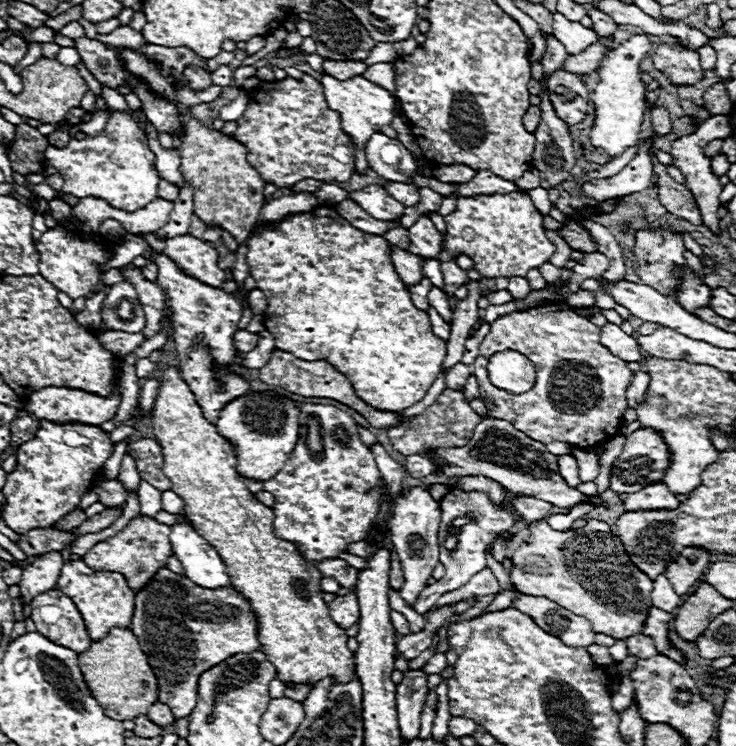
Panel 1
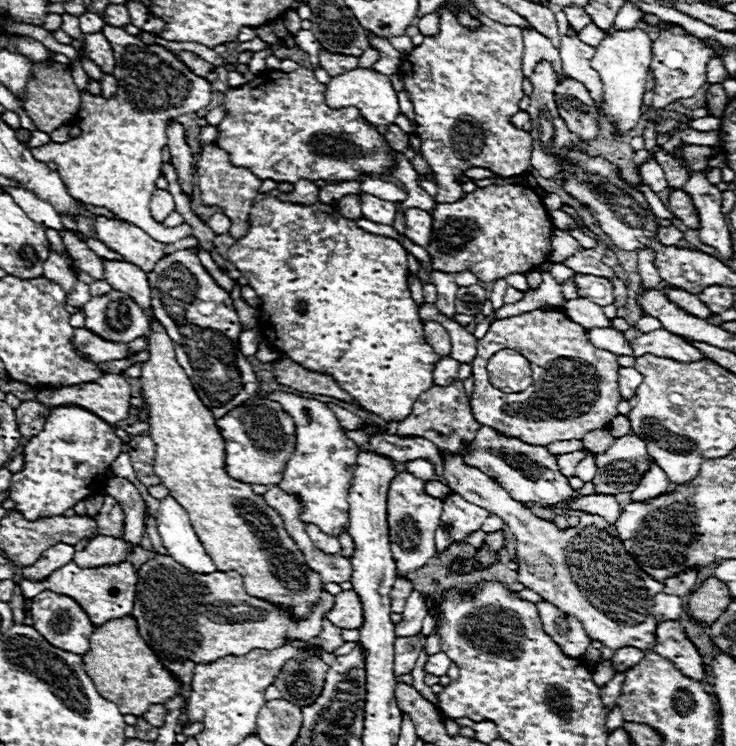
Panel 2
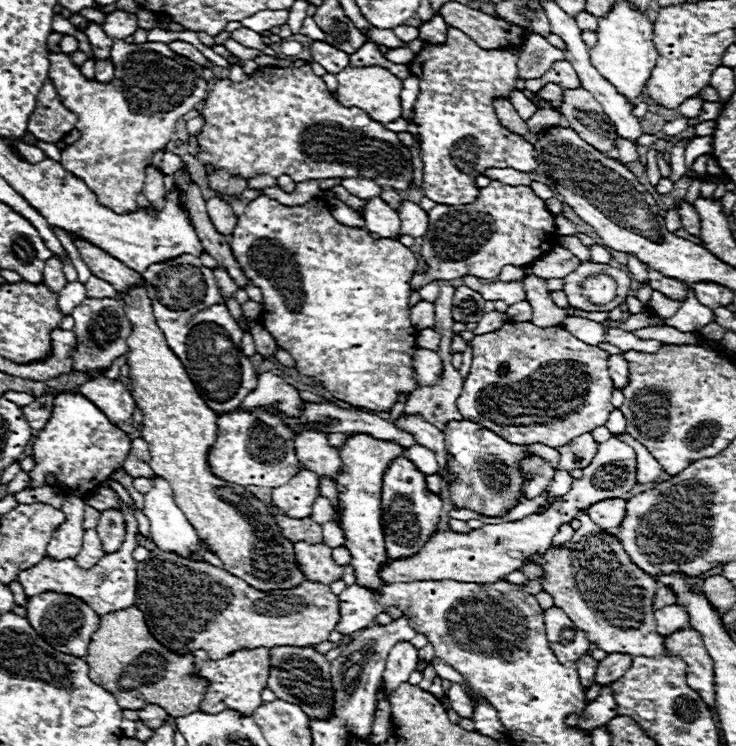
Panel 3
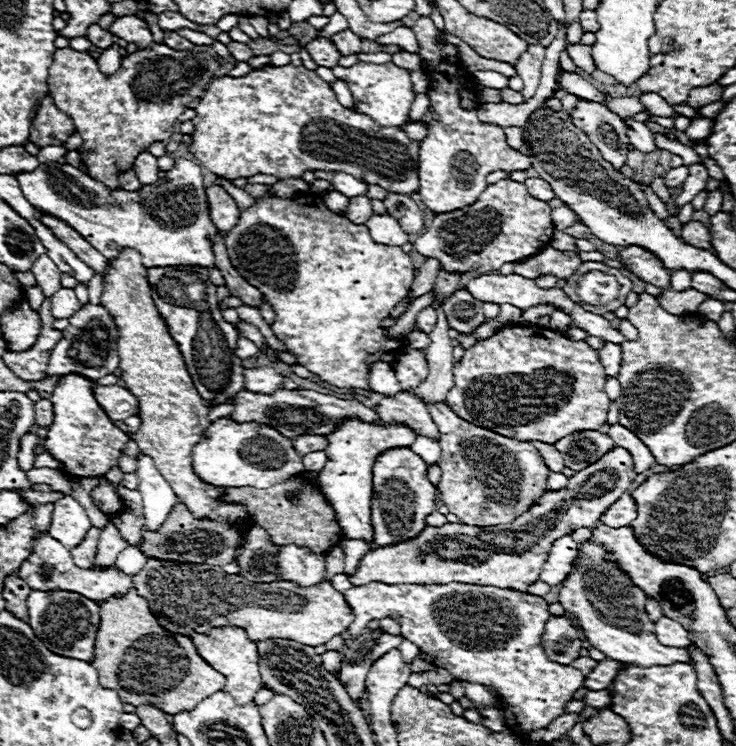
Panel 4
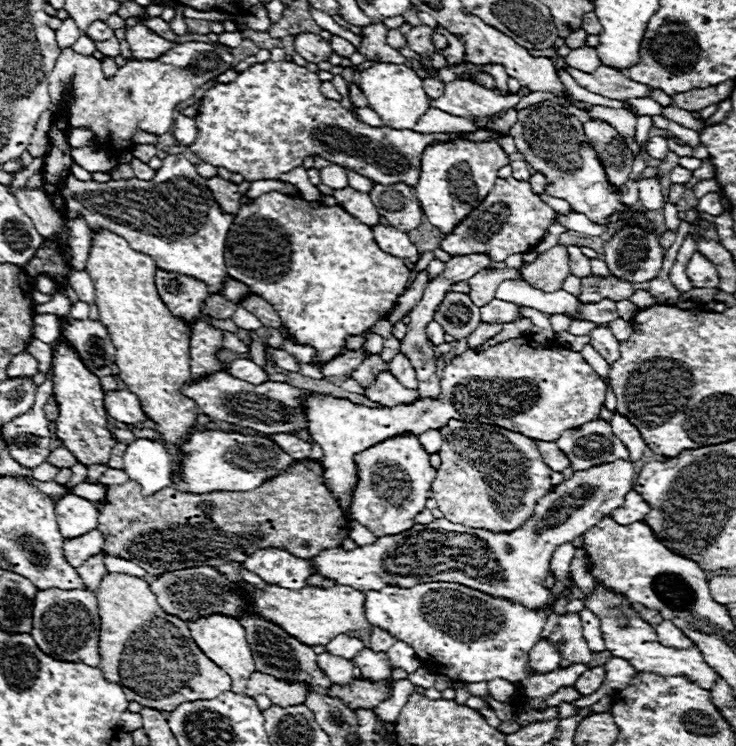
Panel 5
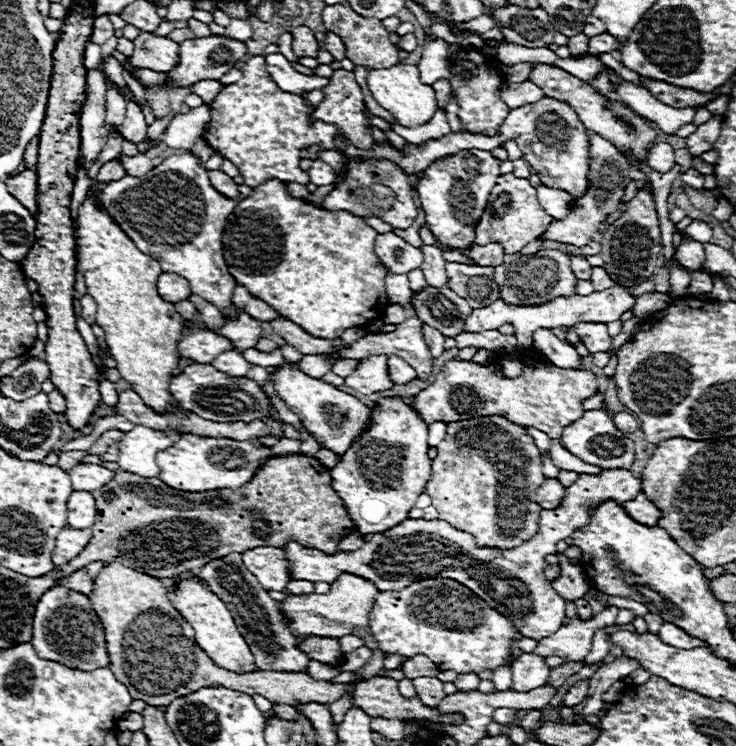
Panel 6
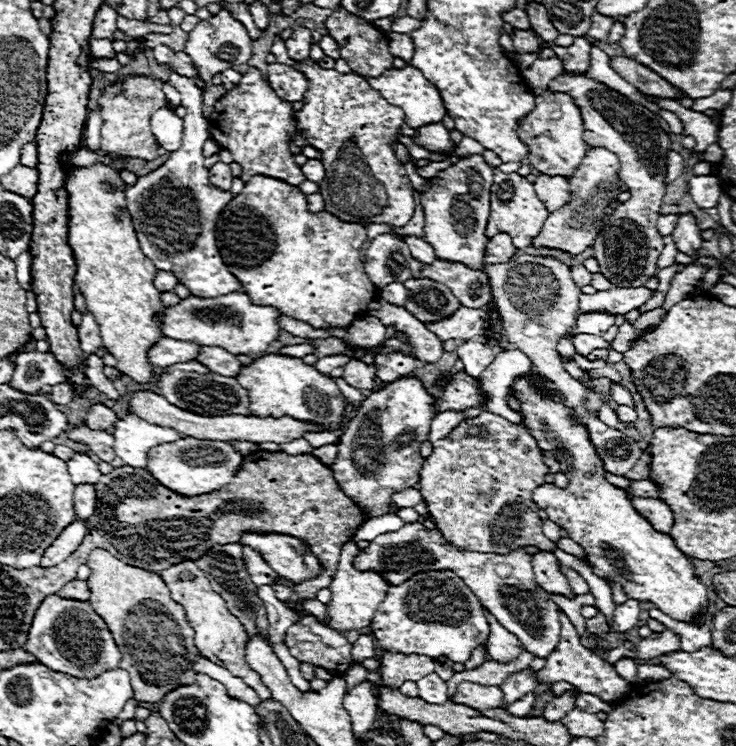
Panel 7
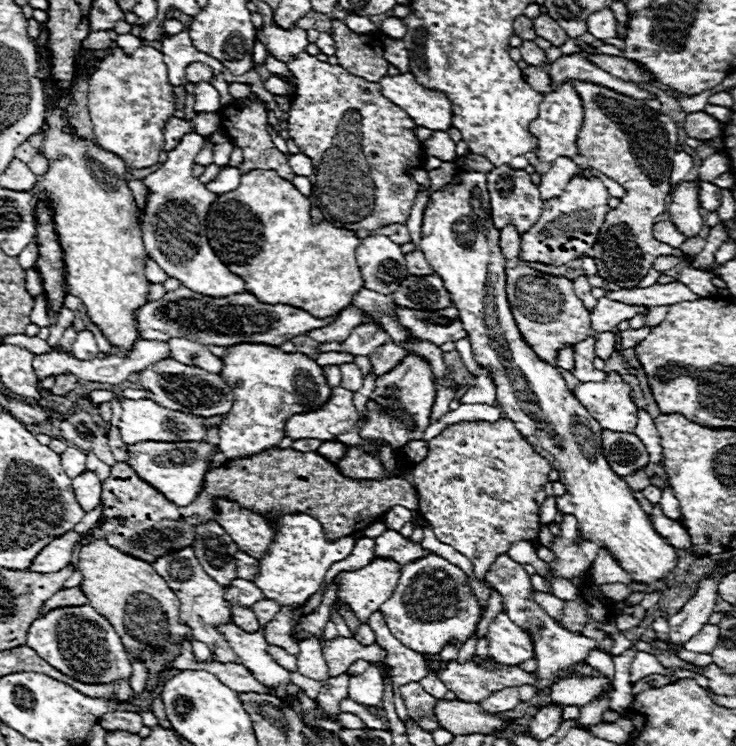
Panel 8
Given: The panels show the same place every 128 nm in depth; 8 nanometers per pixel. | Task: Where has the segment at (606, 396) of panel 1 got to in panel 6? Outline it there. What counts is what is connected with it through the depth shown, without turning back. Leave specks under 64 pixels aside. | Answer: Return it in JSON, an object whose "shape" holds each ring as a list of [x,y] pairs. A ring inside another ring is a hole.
{"shape":[[[520,352],[524,362],[524,374],[508,380],[500,376],[500,364],[474,364],[474,362],[462,362],[462,360],[450,360],[442,366],[442,370],[436,374],[434,382],[422,390],[416,398],[410,398],[412,406],[416,406],[418,414],[432,424],[436,420],[442,422],[458,422],[458,420],[470,420],[480,416],[492,416],[500,414],[518,426],[534,426],[542,432],[546,432],[550,438],[560,438],[564,426],[568,422],[574,422],[584,414],[580,406],[580,398],[590,398],[596,394],[596,378],[588,370],[566,370],[566,368],[546,368],[538,358],[534,358],[530,352]],[[282,364],[274,374],[270,374],[270,382],[276,386],[276,394],[280,400],[298,414],[302,424],[318,438],[322,448],[328,448],[342,458],[342,454],[348,450],[352,440],[364,430],[368,418],[370,418],[370,408],[364,406],[358,398],[334,388],[332,384],[306,376],[300,368],[294,368],[292,364]]]}

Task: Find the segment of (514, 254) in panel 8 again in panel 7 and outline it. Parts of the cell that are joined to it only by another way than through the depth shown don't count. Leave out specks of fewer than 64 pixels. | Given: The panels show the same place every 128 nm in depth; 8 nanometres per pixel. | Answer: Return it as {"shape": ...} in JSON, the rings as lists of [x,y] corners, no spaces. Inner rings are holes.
{"shape":[[[500,232],[492,236],[492,242],[488,242],[488,254],[484,256],[484,260],[488,264],[500,264],[500,262],[508,262],[514,254],[516,248],[512,246],[512,238],[506,232]]]}

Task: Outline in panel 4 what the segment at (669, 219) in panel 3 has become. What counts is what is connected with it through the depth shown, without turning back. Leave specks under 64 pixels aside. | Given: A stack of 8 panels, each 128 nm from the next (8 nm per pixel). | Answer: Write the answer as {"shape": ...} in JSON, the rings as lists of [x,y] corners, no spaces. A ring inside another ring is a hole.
{"shape":[[[692,164],[690,166],[690,174],[686,178],[686,182],[682,184],[682,192],[676,196],[676,208],[680,210],[684,204],[688,204],[700,190],[704,190],[706,182],[708,182],[708,170],[702,164]]]}

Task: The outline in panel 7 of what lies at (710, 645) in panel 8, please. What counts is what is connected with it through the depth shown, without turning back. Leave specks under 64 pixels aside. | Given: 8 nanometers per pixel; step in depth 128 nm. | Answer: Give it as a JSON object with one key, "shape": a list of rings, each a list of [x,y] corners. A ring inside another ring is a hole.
{"shape":[[[652,608],[652,610],[650,610],[650,616],[656,618],[658,622],[664,622],[666,628],[676,630],[676,634],[680,634],[680,640],[682,640],[680,650],[692,652],[692,650],[700,650],[700,648],[706,648],[706,646],[712,644],[712,636],[710,636],[712,630],[710,630],[710,626],[706,626],[706,624],[696,626],[696,624],[676,622],[674,618],[670,618],[670,616],[666,616],[664,612],[660,612],[658,608]]]}

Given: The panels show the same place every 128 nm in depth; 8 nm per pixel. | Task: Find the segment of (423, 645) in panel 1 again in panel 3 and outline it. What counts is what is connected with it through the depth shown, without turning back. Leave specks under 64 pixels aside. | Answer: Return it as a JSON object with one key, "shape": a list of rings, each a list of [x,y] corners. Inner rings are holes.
{"shape":[[[398,642],[388,658],[386,658],[386,670],[382,674],[380,688],[390,696],[402,682],[420,684],[424,674],[416,670],[416,654],[418,650],[410,642]],[[412,672],[412,674],[410,674]],[[408,676],[409,679],[408,679]]]}

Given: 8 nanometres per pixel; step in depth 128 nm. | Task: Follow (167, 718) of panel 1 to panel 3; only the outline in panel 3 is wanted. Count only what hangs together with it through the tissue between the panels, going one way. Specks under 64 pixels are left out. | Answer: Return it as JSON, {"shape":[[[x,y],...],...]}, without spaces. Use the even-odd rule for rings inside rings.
{"shape":[[[148,704],[148,706],[144,706],[142,710],[138,710],[138,718],[140,718],[148,728],[156,730],[156,728],[160,728],[160,726],[166,722],[168,714],[166,714],[160,706]]]}

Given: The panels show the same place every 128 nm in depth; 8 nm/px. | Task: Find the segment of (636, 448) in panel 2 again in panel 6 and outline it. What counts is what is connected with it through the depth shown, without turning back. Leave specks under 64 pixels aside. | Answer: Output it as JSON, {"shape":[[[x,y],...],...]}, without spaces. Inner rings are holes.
{"shape":[[[604,470],[600,476],[578,474],[578,480],[566,488],[564,502],[556,510],[540,510],[540,530],[528,542],[510,548],[478,548],[474,538],[448,526],[444,520],[404,520],[402,524],[374,534],[360,550],[352,554],[336,552],[328,556],[314,548],[304,548],[296,542],[288,542],[282,550],[288,558],[292,580],[310,582],[334,582],[342,572],[368,578],[376,584],[380,592],[402,590],[404,586],[418,582],[420,578],[456,578],[460,584],[468,586],[476,596],[486,600],[496,612],[506,616],[516,630],[532,640],[542,640],[552,636],[564,622],[566,600],[556,594],[542,574],[546,564],[544,556],[554,554],[558,540],[564,540],[578,526],[588,524],[588,508],[604,498],[616,498],[616,502],[626,502],[642,492],[642,482],[630,470]]]}

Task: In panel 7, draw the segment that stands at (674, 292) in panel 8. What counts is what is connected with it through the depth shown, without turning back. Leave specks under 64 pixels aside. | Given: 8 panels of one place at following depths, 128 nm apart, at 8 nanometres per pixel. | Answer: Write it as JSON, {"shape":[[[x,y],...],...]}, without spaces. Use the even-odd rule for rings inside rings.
{"shape":[[[640,286],[640,288],[610,288],[600,290],[594,294],[580,296],[580,314],[586,310],[610,310],[612,314],[626,314],[630,310],[640,308],[644,302],[652,298],[654,290]]]}

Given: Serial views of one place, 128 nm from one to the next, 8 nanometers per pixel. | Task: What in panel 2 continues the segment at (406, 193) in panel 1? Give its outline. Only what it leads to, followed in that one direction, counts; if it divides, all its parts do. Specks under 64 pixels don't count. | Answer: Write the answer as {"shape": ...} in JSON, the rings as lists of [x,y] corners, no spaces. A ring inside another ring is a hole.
{"shape":[[[372,176],[362,180],[360,194],[372,194],[372,196],[378,196],[378,198],[384,198],[390,202],[404,202],[406,200],[406,192],[402,192],[398,186],[384,182],[380,178],[372,178]]]}

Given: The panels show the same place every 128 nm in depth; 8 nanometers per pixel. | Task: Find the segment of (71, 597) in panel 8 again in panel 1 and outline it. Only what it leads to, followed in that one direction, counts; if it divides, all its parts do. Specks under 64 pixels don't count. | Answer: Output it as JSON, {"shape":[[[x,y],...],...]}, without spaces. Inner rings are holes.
{"shape":[[[100,480],[94,488],[98,494],[98,500],[106,506],[106,508],[116,508],[116,506],[124,506],[126,502],[126,490],[118,480]]]}

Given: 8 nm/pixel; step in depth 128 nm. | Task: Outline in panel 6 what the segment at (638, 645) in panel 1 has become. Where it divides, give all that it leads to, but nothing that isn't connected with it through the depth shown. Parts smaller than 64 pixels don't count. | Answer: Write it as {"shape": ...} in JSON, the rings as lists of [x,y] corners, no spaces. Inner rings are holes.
{"shape":[[[588,680],[576,682],[574,686],[568,688],[568,692],[566,692],[564,700],[562,700],[564,706],[566,706],[566,708],[574,708],[576,704],[580,704],[580,702],[586,698],[586,692],[588,692]]]}

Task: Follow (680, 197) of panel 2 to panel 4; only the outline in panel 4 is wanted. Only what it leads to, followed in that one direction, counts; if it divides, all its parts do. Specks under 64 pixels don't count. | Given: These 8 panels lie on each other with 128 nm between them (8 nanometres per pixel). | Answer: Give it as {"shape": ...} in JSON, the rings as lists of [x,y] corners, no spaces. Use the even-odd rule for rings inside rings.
{"shape":[[[688,222],[688,224],[684,224],[680,238],[682,238],[686,244],[690,244],[690,246],[696,246],[696,248],[710,250],[710,252],[712,252],[710,232],[708,232],[700,222]]]}

